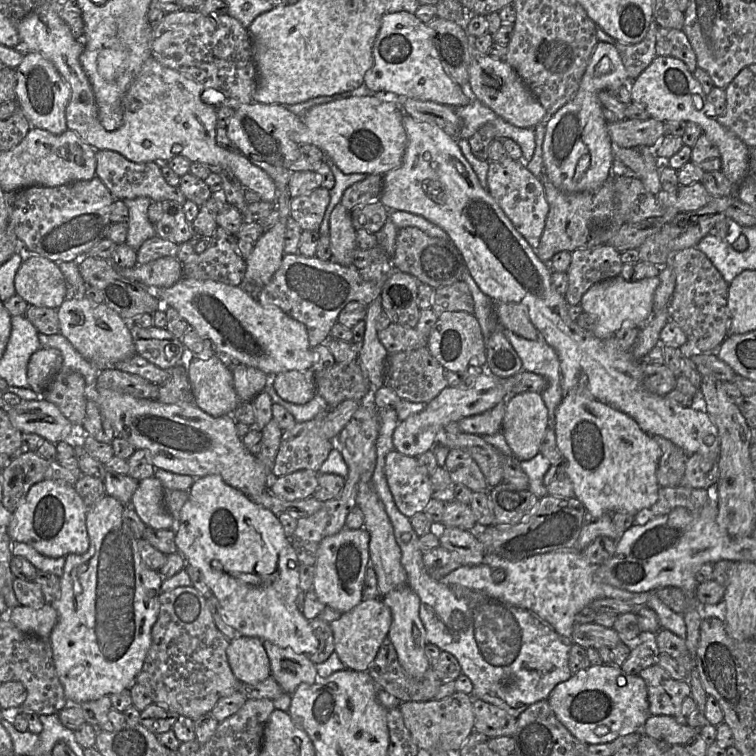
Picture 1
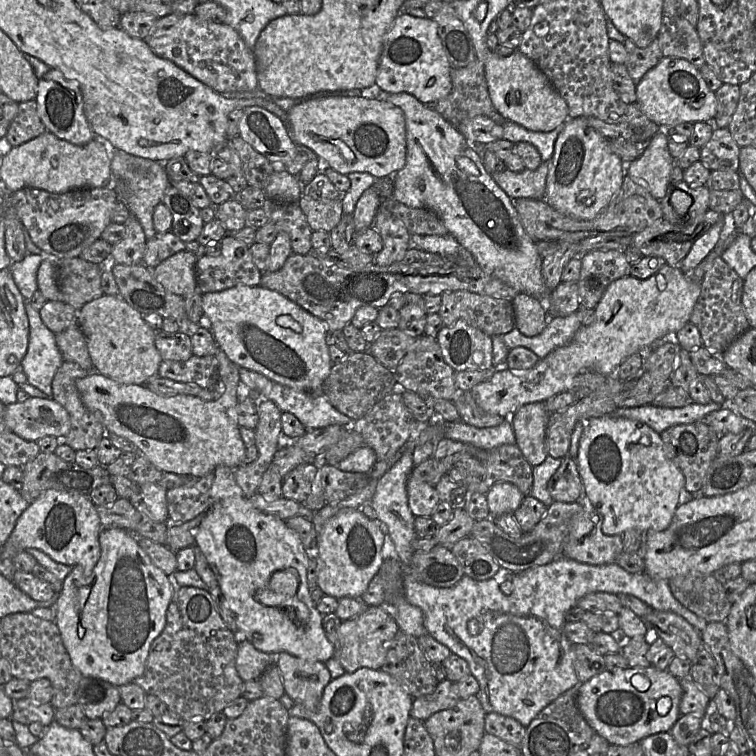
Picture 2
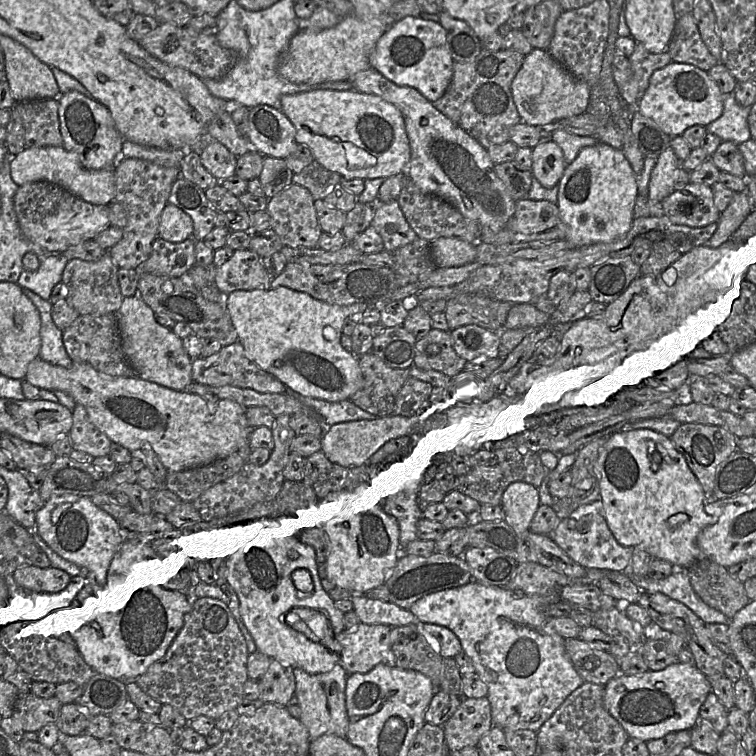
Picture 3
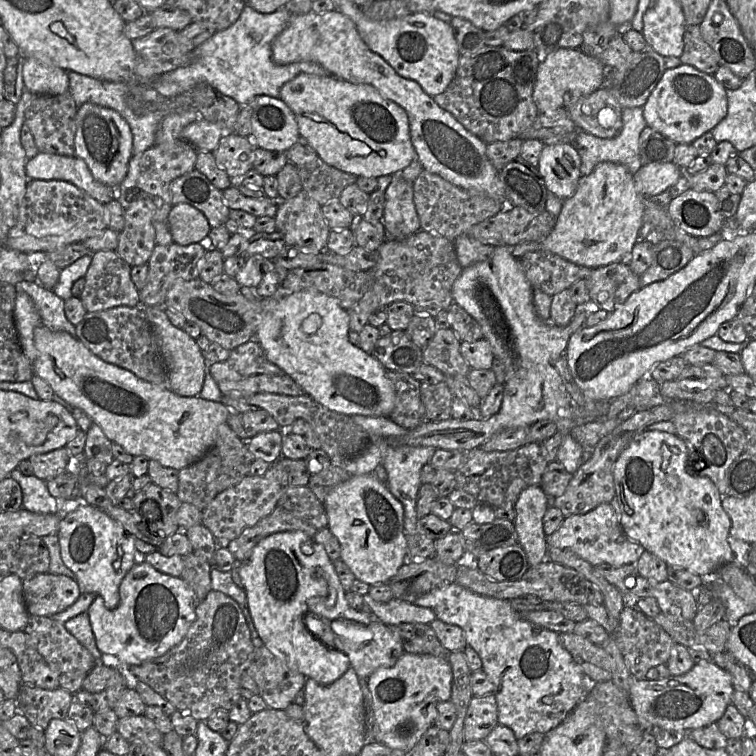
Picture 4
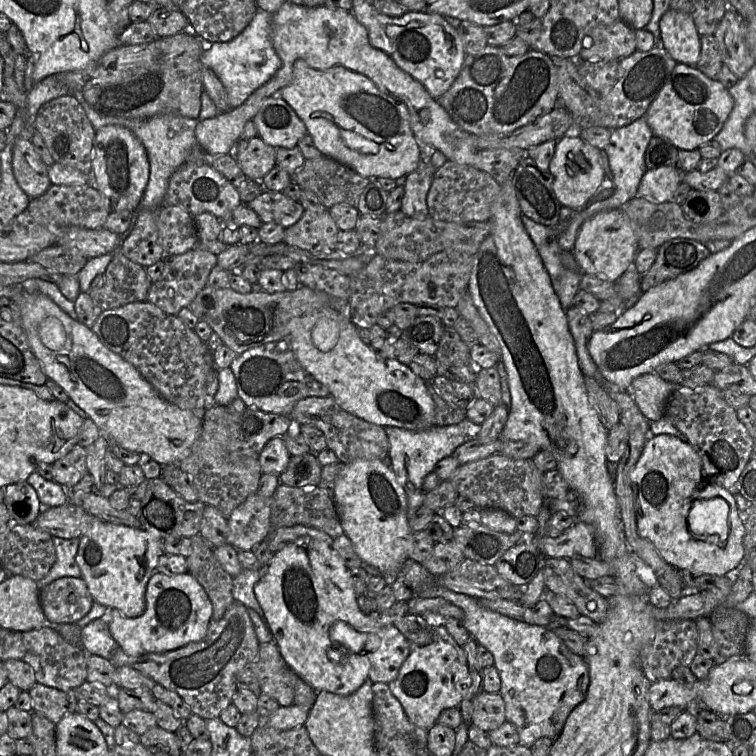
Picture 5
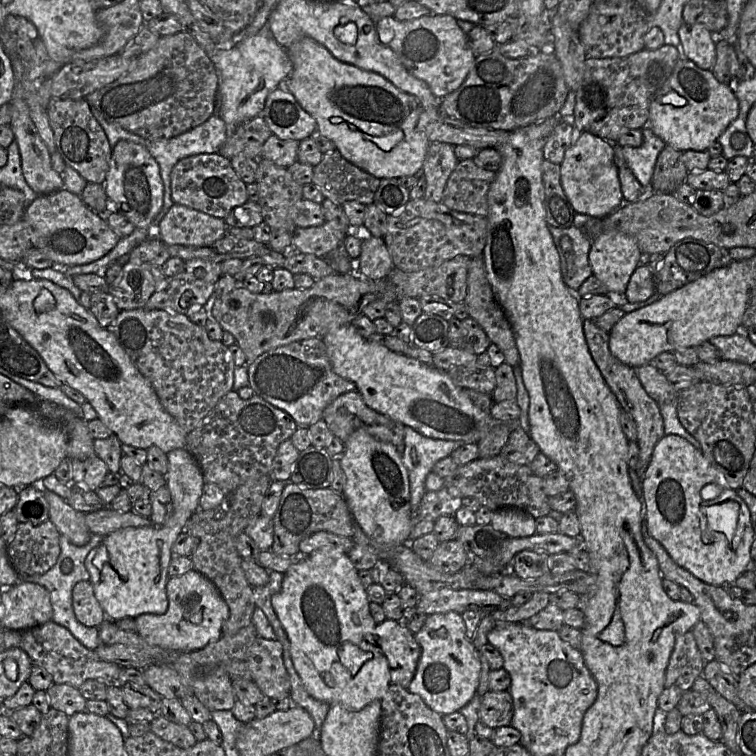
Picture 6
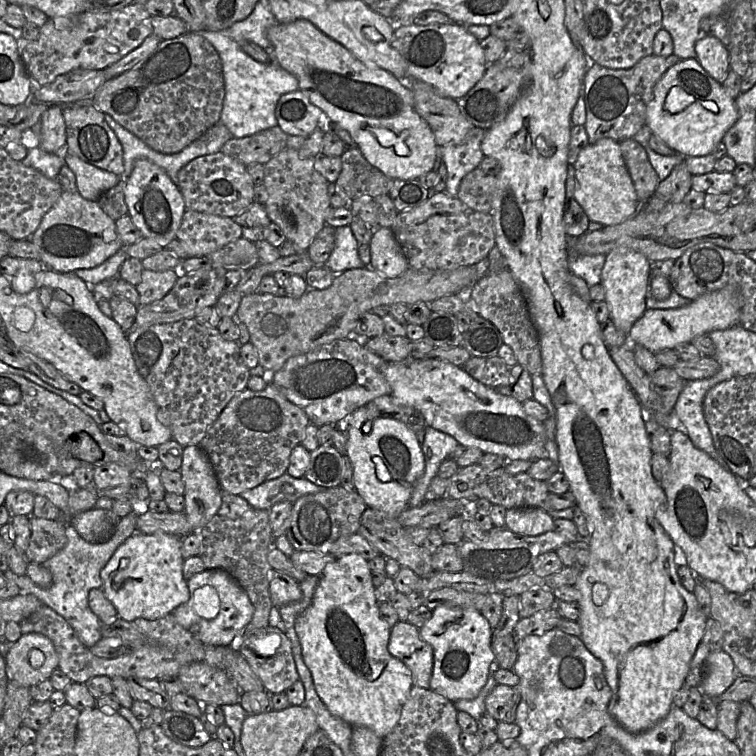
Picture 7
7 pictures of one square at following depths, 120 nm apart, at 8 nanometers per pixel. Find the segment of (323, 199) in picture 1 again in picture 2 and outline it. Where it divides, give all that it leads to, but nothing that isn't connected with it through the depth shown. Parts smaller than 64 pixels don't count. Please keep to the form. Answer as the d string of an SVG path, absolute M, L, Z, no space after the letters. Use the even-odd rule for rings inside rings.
M301 197L298 204L313 231L332 231L342 220L341 200L322 202L311 197Z

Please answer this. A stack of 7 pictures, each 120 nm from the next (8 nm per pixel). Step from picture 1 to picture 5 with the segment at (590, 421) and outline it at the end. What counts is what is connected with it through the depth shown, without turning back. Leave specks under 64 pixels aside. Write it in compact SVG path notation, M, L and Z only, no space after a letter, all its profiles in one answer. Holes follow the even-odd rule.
M653 435L645 443L639 460L629 474L629 479L635 501L637 532L641 538L650 541L655 546L663 560L668 564L680 571L690 573L692 576L724 576L743 560L745 556L743 544L745 522L738 509L736 499L722 486L710 483L712 481L710 479L706 480L703 461L689 443L671 435ZM715 498L724 499L730 506L729 536L725 543L722 543L721 537L717 534L694 534L688 525L688 516L693 501Z

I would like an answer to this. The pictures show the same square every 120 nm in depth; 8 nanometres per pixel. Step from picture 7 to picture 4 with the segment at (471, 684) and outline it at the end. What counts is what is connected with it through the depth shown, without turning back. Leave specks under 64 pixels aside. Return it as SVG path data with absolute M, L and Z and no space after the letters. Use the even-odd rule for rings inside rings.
M404 652L391 667L377 669L367 678L371 694L368 741L411 753L432 725L440 704L450 700L452 669L447 659L430 654Z

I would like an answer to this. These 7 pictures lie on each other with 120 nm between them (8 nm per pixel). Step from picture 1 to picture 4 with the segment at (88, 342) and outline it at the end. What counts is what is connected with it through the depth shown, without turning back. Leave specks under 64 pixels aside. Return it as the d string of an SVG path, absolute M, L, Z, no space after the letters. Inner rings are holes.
M142 306L156 339L161 358L167 369L170 383L169 389L183 397L198 396L203 388L207 366L204 354L196 340L183 329L175 327L167 317L165 309L154 306Z

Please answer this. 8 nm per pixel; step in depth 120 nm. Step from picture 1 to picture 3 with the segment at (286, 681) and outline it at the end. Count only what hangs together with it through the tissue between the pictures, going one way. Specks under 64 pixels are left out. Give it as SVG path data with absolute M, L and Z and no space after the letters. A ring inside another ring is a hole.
M340 664L329 672L310 674L301 668L293 668L295 676L295 696L301 707L300 721L308 730L311 739L324 734L334 734L345 738L347 735L349 719L346 709L345 688L349 673Z

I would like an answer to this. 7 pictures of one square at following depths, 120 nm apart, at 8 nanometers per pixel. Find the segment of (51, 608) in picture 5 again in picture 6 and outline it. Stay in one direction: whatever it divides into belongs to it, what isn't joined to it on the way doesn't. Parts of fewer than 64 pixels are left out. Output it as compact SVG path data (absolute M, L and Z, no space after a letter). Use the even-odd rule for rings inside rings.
M80 581L72 590L72 606L77 620L87 627L100 627L107 619L95 597L90 581Z

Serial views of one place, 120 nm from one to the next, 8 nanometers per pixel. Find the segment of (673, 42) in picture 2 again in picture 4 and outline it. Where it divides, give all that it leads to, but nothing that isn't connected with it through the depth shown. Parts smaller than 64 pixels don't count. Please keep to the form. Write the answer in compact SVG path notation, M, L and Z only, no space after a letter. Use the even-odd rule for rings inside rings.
M687 26L684 49L679 59L682 63L713 76L720 66L714 51L704 40L700 26Z

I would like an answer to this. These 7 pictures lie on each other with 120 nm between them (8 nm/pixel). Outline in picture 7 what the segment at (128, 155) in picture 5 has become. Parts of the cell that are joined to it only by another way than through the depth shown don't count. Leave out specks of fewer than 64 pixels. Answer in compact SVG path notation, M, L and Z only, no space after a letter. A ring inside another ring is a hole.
M137 159L134 162L132 172L125 179L124 197L128 207L128 215L144 237L152 238L161 245L166 245L176 239L176 233L187 208L178 185L162 168L147 159Z

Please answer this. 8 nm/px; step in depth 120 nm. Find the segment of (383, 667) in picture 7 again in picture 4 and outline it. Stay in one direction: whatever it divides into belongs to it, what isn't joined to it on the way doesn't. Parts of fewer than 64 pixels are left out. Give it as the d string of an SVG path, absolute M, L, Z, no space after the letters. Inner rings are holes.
M302 531L271 534L262 539L252 550L251 556L239 571L248 608L259 637L265 647L279 655L289 666L320 684L329 685L339 679L350 667L348 656L322 643L310 630L308 620L330 619L367 625L378 621L370 611L353 609L345 598L344 590L334 565L323 545Z

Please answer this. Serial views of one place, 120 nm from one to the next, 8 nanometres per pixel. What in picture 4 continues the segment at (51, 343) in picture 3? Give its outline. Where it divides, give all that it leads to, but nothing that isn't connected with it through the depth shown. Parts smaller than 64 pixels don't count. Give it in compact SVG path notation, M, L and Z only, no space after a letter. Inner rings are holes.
M21 281L17 291L23 291L34 302L40 313L42 324L52 331L65 331L75 336L75 325L70 323L64 311L65 300L46 289L37 281Z

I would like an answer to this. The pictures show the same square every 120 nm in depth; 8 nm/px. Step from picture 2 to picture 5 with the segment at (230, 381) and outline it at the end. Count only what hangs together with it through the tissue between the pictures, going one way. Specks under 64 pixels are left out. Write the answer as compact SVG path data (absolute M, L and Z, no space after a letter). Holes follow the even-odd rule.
M286 340L251 348L237 355L229 368L235 377L237 397L246 407L289 416L299 400L329 396L328 388L303 369Z

